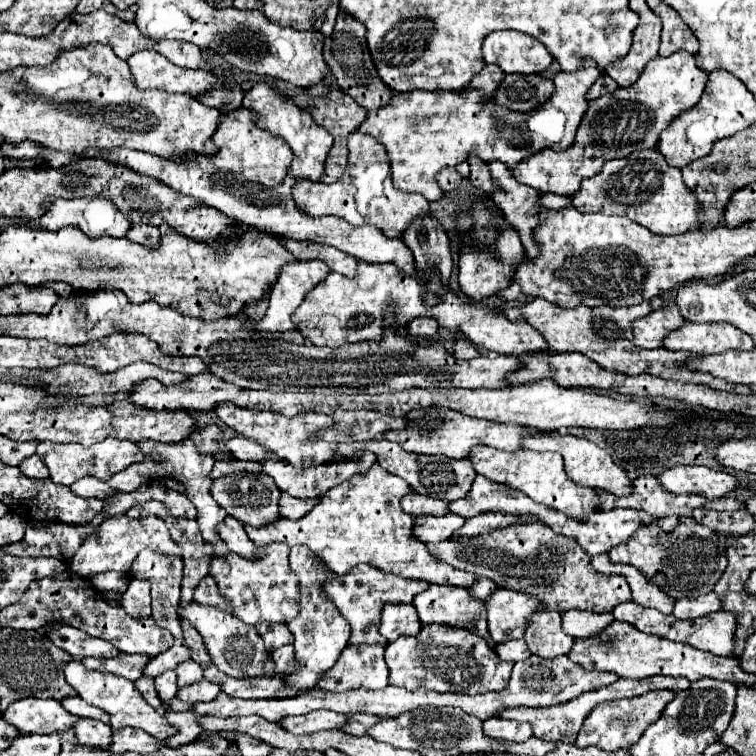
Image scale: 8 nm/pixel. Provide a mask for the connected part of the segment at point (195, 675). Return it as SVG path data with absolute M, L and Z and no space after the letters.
M186 661L186 663L178 665L174 671L178 675L178 687L188 687L188 685L204 679L202 667L196 661Z

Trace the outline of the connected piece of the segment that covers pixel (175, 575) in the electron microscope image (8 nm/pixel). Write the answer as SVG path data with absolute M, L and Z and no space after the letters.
M142 551L134 569L128 573L136 579L150 579L152 583L152 617L168 629L176 639L182 639L182 627L178 619L180 583L182 583L182 559L162 557L162 553Z

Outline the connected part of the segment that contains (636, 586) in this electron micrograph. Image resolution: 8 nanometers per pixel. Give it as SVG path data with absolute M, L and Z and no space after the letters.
M600 553L596 555L598 559L592 557L592 567L596 571L602 571L602 573L618 573L622 577L626 577L630 589L632 589L632 601L640 603L642 607L650 607L650 609L658 609L660 613L666 613L670 615L672 609L674 609L674 599L666 597L666 593L662 593L656 585L650 585L650 581L646 581L646 577L642 577L642 573L638 573L634 567L630 565L614 565L610 563L606 557L608 553Z

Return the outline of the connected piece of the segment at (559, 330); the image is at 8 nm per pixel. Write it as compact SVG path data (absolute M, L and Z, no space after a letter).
M540 297L526 301L522 305L504 305L500 307L504 317L508 317L510 321L518 321L524 319L526 323L530 323L550 345L552 351L558 353L584 353L588 355L592 361L596 361L600 367L604 369L614 369L626 375L638 375L638 373L650 373L662 379L674 379L674 381L686 381L686 383L706 383L706 385L714 385L716 389L724 389L724 391L736 391L736 393L750 393L750 389L746 385L732 385L728 381L718 381L714 377L708 377L706 373L694 373L688 369L682 369L686 357L690 357L690 353L682 353L682 351L668 351L668 349L640 349L634 345L632 341L632 323L640 317L646 317L652 311L652 305L648 301L634 305L634 307L586 307L586 305L578 305L574 309L564 309L558 307L550 301L544 301Z

